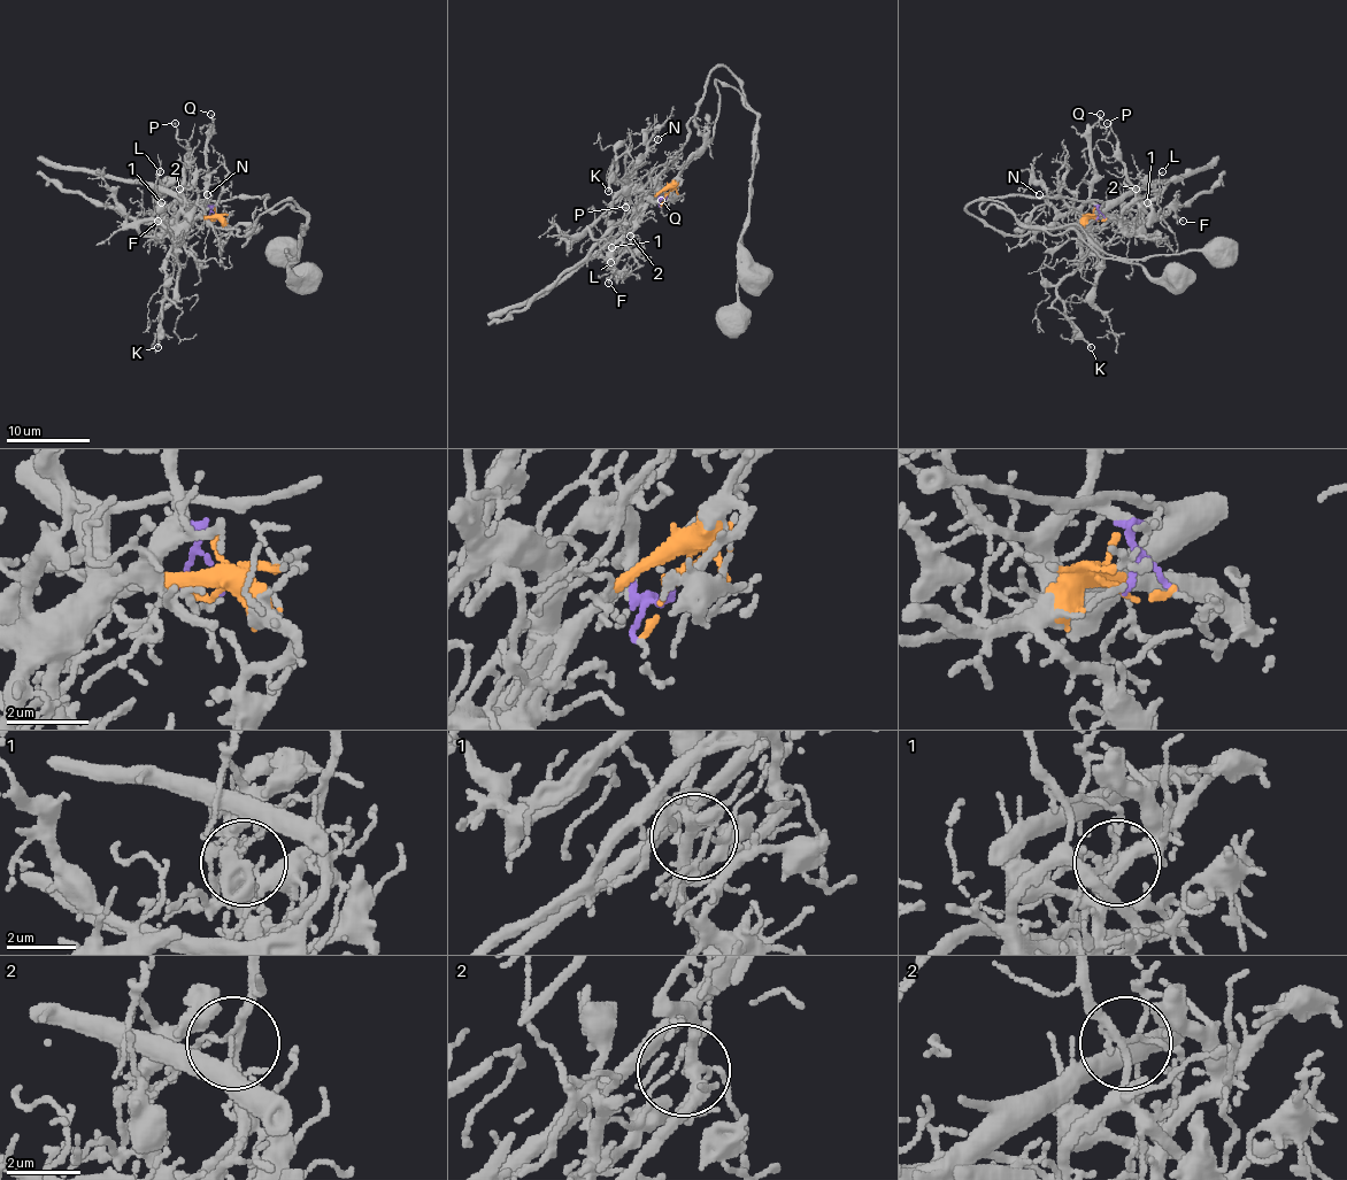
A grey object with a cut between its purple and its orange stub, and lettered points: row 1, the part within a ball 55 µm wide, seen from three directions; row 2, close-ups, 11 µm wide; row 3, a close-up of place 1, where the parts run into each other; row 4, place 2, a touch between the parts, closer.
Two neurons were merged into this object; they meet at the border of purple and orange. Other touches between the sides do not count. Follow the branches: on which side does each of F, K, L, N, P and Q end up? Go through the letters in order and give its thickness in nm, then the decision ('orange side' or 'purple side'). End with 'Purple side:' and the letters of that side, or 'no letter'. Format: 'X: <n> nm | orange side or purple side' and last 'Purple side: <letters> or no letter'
F: 120 nm | orange side
K: 180 nm | purple side
L: 110 nm | orange side
N: 70 nm | purple side
P: 100 nm | orange side
Q: 140 nm | purple side
Purple side: K, N, Q

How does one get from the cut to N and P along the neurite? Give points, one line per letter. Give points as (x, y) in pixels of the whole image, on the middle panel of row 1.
N: (667, 195), (663, 198), (653, 180), (643, 187), (628, 185), (632, 168), (656, 139)
P: (667, 195), (659, 191), (638, 210), (630, 236), (638, 214), (625, 206)

